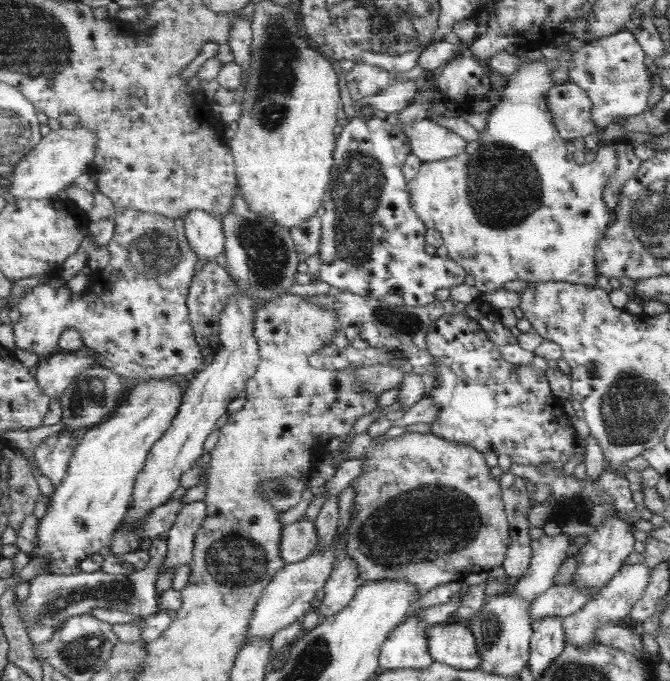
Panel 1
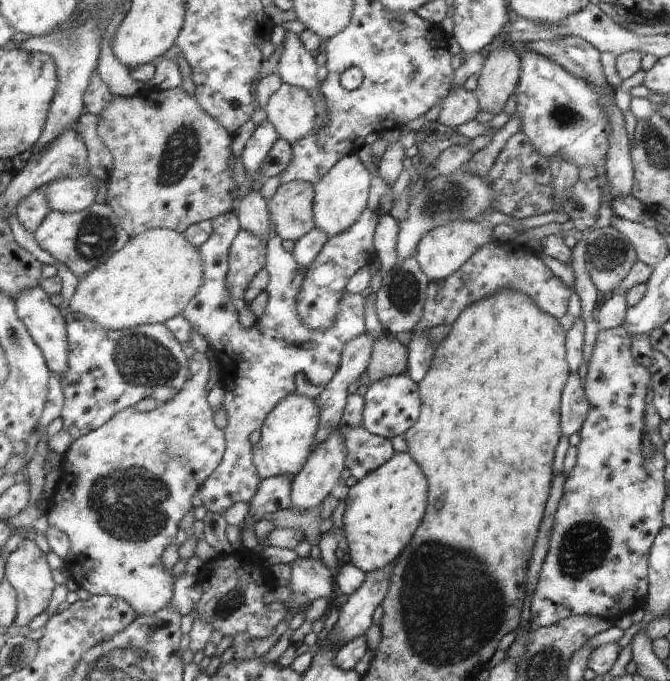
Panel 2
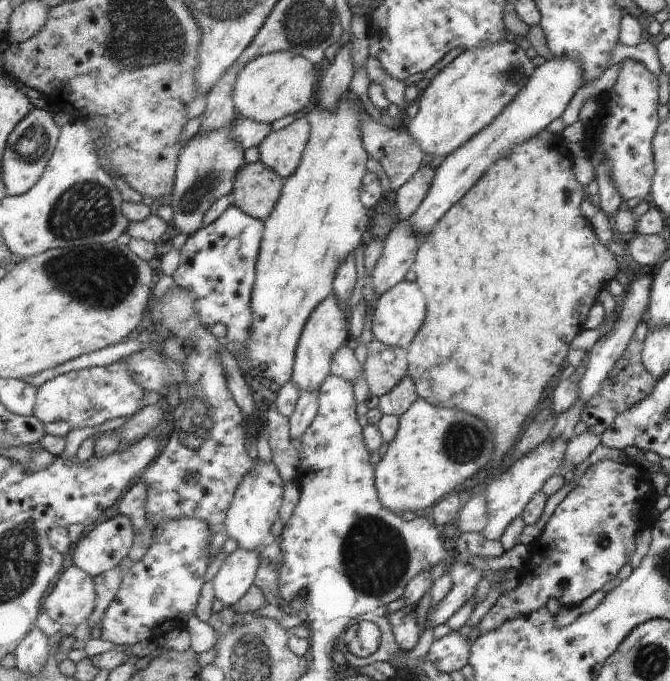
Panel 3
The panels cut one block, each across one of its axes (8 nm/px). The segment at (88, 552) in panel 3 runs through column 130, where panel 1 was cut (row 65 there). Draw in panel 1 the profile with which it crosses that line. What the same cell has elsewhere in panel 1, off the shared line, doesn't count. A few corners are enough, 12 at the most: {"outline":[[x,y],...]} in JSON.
{"outline":[[535,51],[412,209],[481,294],[595,286],[616,151],[567,160]]}

